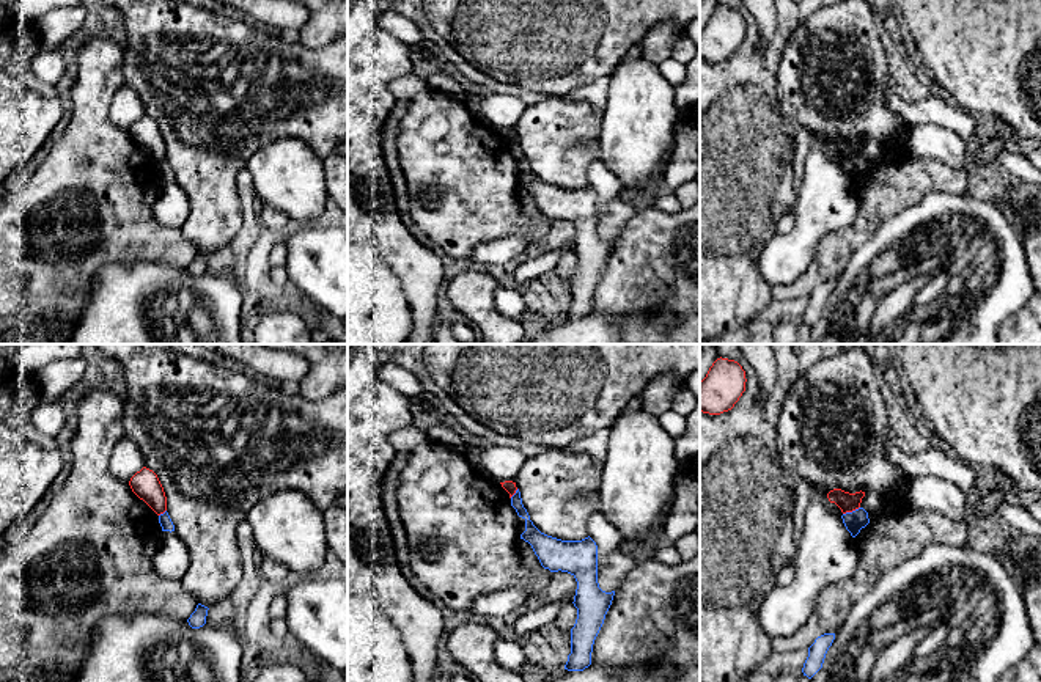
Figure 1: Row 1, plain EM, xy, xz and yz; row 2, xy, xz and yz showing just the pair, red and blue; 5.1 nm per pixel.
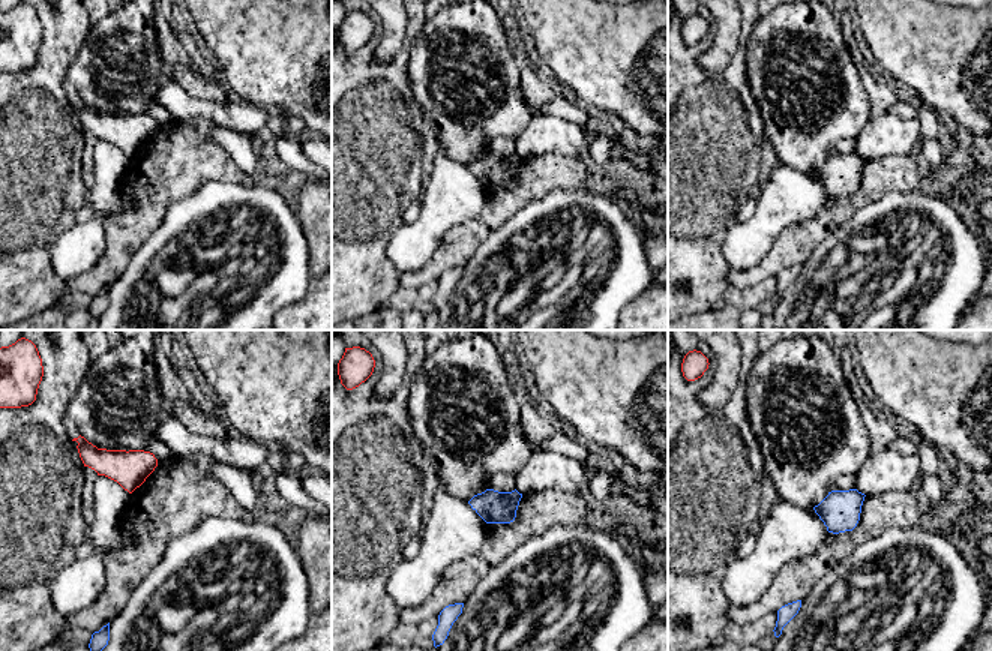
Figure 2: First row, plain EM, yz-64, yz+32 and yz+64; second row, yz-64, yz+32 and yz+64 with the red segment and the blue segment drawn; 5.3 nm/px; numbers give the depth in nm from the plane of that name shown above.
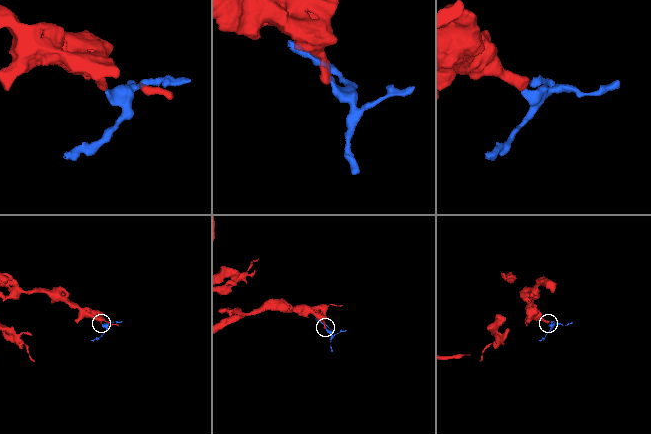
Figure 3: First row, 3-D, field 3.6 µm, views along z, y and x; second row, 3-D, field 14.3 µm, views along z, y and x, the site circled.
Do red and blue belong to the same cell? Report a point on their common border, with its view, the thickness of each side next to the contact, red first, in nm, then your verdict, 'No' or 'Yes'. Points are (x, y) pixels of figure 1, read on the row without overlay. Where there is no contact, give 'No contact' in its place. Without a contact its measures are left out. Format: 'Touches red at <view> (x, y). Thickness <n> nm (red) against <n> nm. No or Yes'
Touches red at yz (851, 159). Thickness 100 nm (red) against 100 nm. No

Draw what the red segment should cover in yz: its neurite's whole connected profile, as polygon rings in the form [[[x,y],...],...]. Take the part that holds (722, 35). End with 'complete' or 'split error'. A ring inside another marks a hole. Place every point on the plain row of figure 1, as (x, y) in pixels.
[[[717,6],[700,30],[700,60],[720,63],[734,55],[745,39],[745,19],[728,6]]] | complete

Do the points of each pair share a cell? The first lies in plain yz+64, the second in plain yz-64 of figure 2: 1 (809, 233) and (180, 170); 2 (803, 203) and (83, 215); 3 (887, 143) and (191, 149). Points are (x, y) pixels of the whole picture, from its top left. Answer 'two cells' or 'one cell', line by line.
1: one cell
2: two cells
3: two cells

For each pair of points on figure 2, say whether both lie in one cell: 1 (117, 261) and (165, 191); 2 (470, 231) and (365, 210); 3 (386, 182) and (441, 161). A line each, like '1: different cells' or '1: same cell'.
1: same cell
2: different cells
3: different cells

